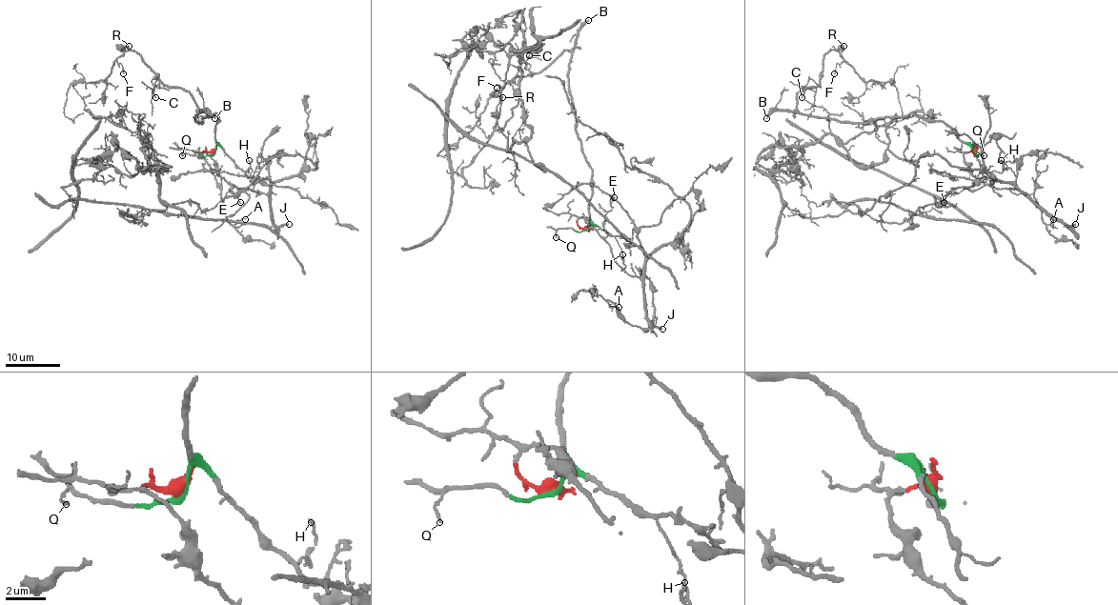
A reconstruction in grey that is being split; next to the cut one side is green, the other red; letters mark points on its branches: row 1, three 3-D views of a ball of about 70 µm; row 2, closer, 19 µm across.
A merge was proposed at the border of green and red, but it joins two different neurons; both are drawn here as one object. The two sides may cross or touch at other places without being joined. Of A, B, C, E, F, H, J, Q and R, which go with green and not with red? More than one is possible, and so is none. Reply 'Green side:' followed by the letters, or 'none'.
Green side: B, C, F, H, Q, R

